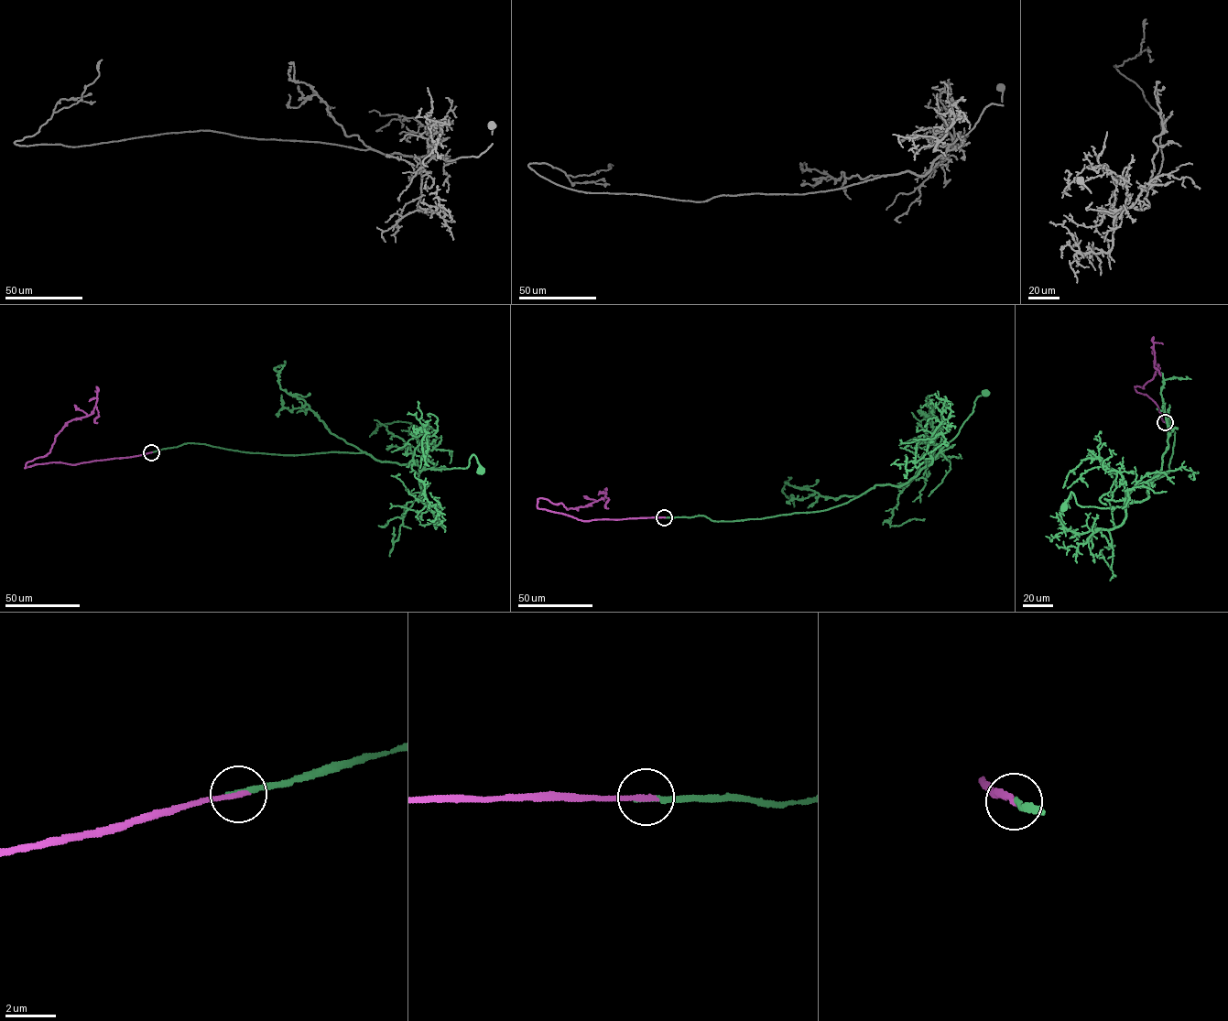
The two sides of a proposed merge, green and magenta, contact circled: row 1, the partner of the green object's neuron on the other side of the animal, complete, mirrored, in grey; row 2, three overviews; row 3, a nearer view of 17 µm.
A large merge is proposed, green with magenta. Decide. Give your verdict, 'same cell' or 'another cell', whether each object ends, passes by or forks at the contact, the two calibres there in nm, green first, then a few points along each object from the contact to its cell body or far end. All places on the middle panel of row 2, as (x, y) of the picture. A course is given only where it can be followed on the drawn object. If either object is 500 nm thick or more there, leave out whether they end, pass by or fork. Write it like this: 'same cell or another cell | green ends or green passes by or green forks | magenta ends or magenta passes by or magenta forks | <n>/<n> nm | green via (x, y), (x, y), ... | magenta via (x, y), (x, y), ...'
same cell | green ends | magenta ends | 200/240 nm | green via (664, 517), (733, 521), (809, 513), (846, 503), (875, 485), (902, 485), (951, 440), (985, 393) | magenta via (664, 517), (582, 521), (537, 505), (537, 499), (545, 498), (566, 508), (587, 506), (605, 491), (603, 501)

